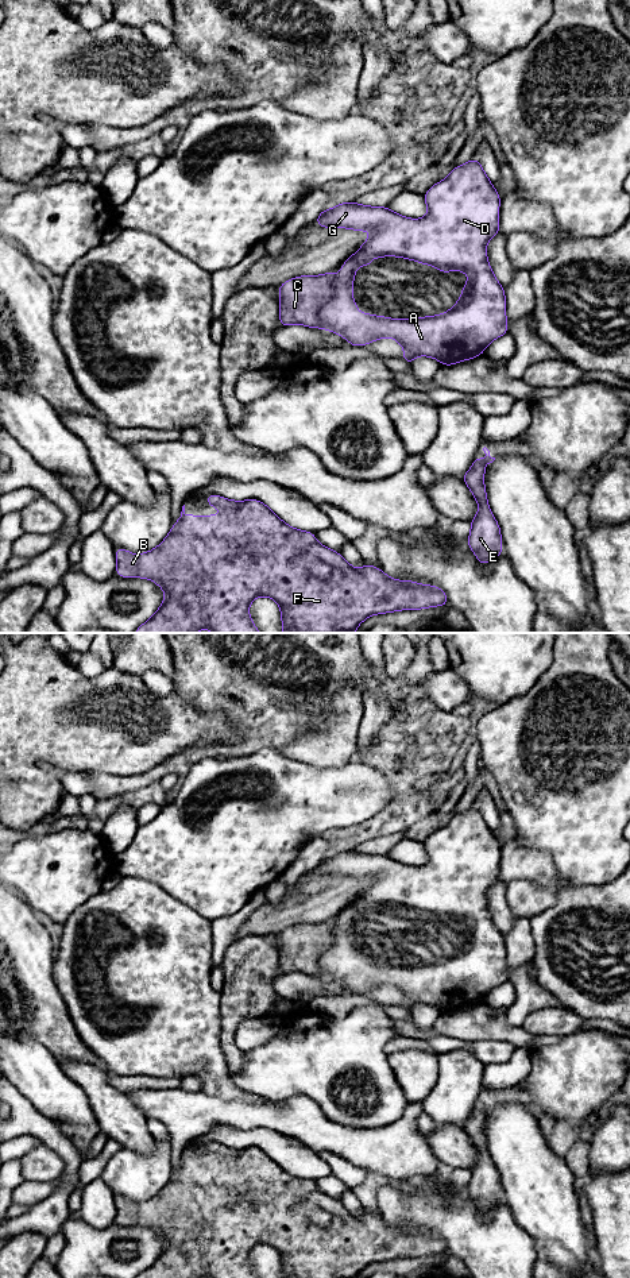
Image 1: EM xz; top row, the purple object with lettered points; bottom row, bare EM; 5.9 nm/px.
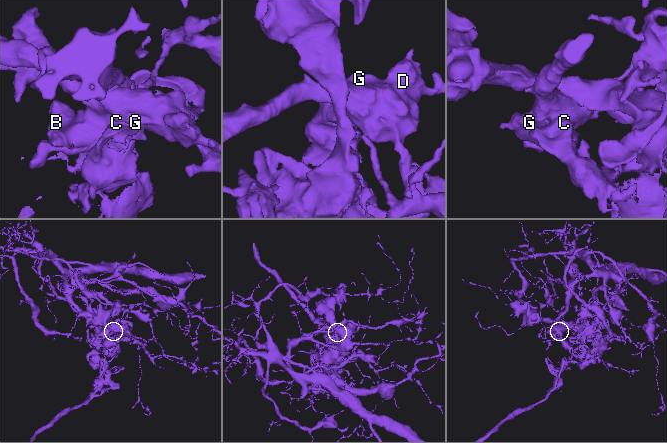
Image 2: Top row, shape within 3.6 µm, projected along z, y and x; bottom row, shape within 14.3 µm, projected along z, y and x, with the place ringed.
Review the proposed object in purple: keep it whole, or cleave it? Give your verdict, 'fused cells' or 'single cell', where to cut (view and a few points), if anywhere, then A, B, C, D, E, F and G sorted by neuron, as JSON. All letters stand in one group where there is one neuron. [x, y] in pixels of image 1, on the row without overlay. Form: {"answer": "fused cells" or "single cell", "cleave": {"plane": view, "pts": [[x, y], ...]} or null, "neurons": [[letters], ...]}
{"answer": "fused cells", "cleave": {"plane": "xz", "pts": [[335, 923], [332, 942], [320, 956], [321, 976]]}, "neurons": [["A", "D", "E", "G"], ["B", "C", "F"]]}

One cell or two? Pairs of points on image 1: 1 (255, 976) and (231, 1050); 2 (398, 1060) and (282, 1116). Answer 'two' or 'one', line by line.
1: one
2: two

